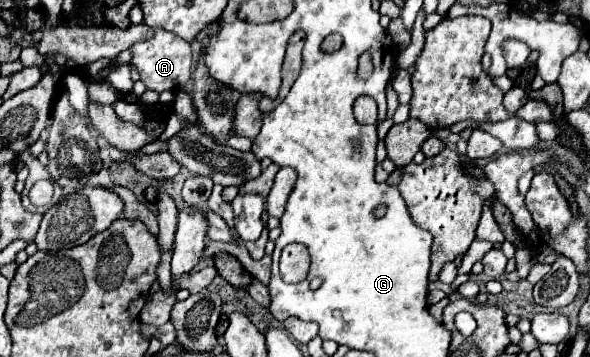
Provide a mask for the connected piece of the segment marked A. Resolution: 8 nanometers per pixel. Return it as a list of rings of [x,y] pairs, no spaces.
[[[152,29],[152,31],[154,31],[154,35],[150,39],[134,43],[130,47],[130,51],[132,51],[130,65],[138,69],[140,79],[148,89],[152,89],[156,93],[162,93],[166,89],[178,89],[192,75],[192,69],[190,69],[190,65],[192,65],[190,43],[184,41],[182,37],[176,37],[176,33],[168,33],[166,29]]]

